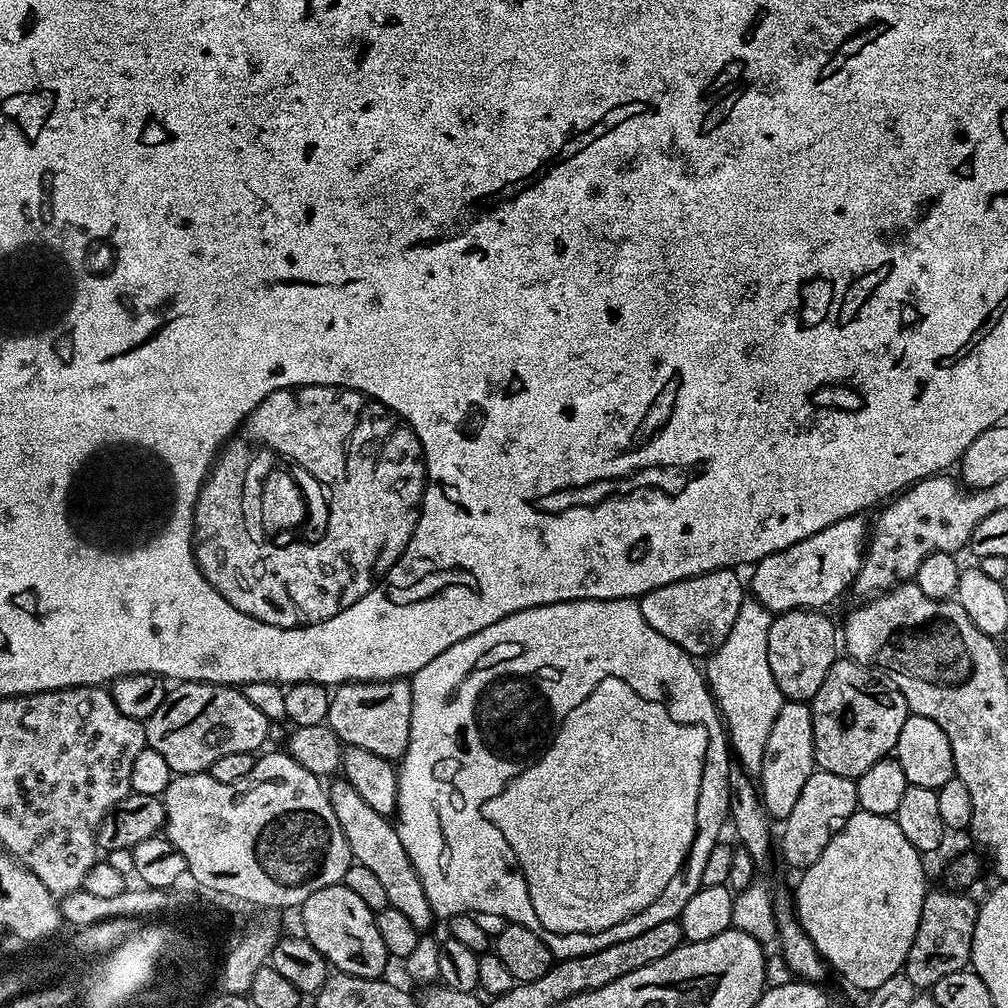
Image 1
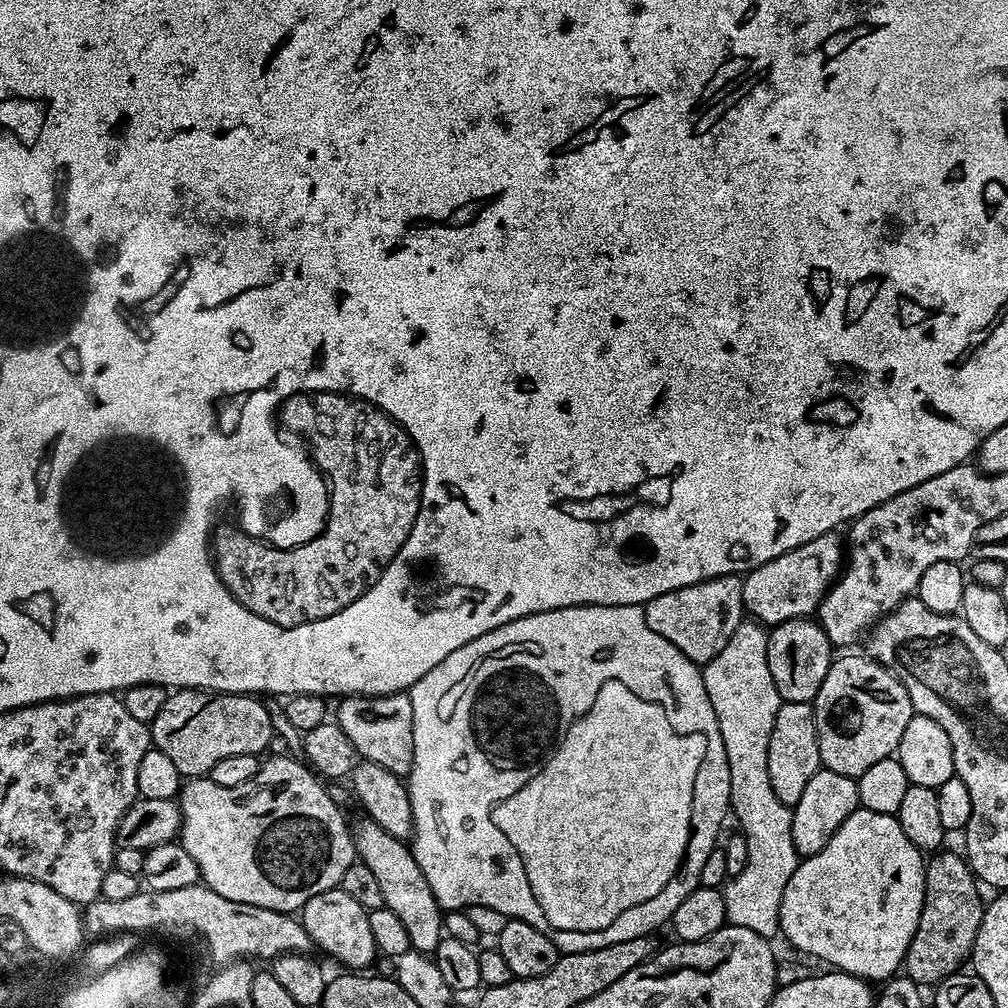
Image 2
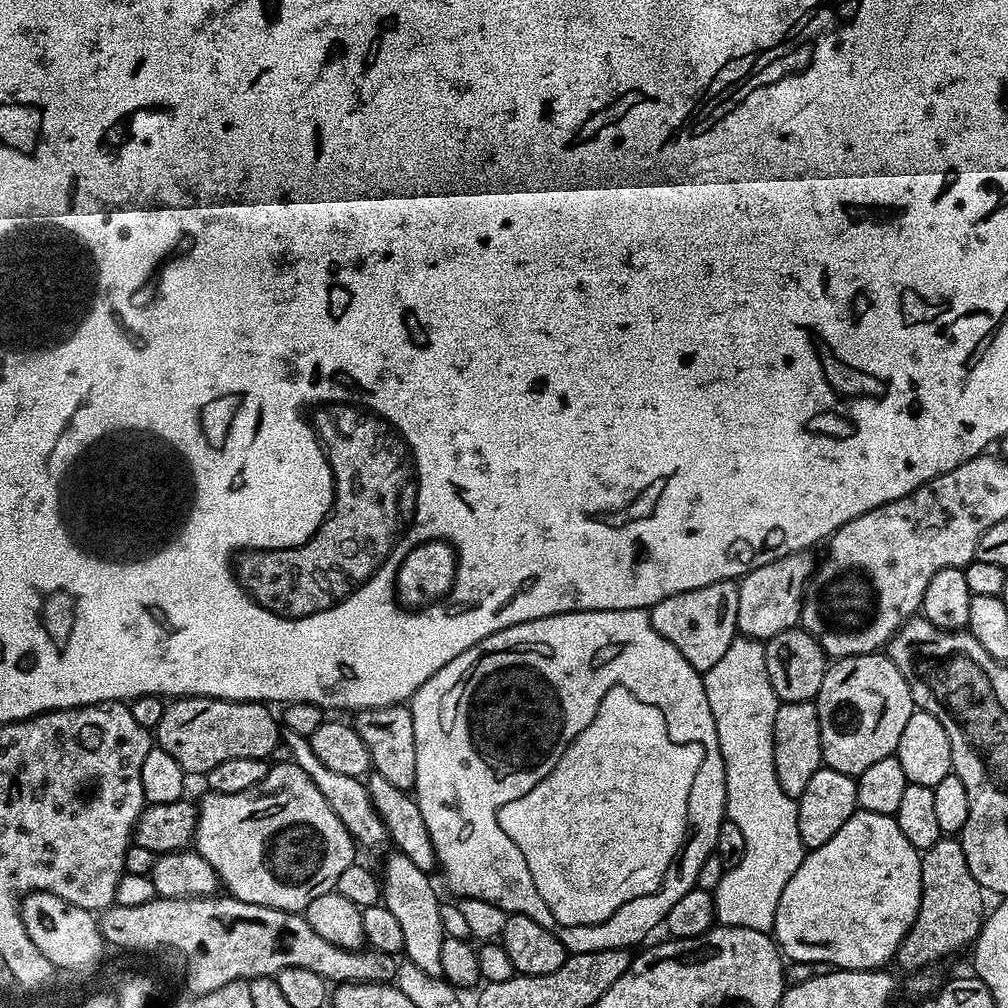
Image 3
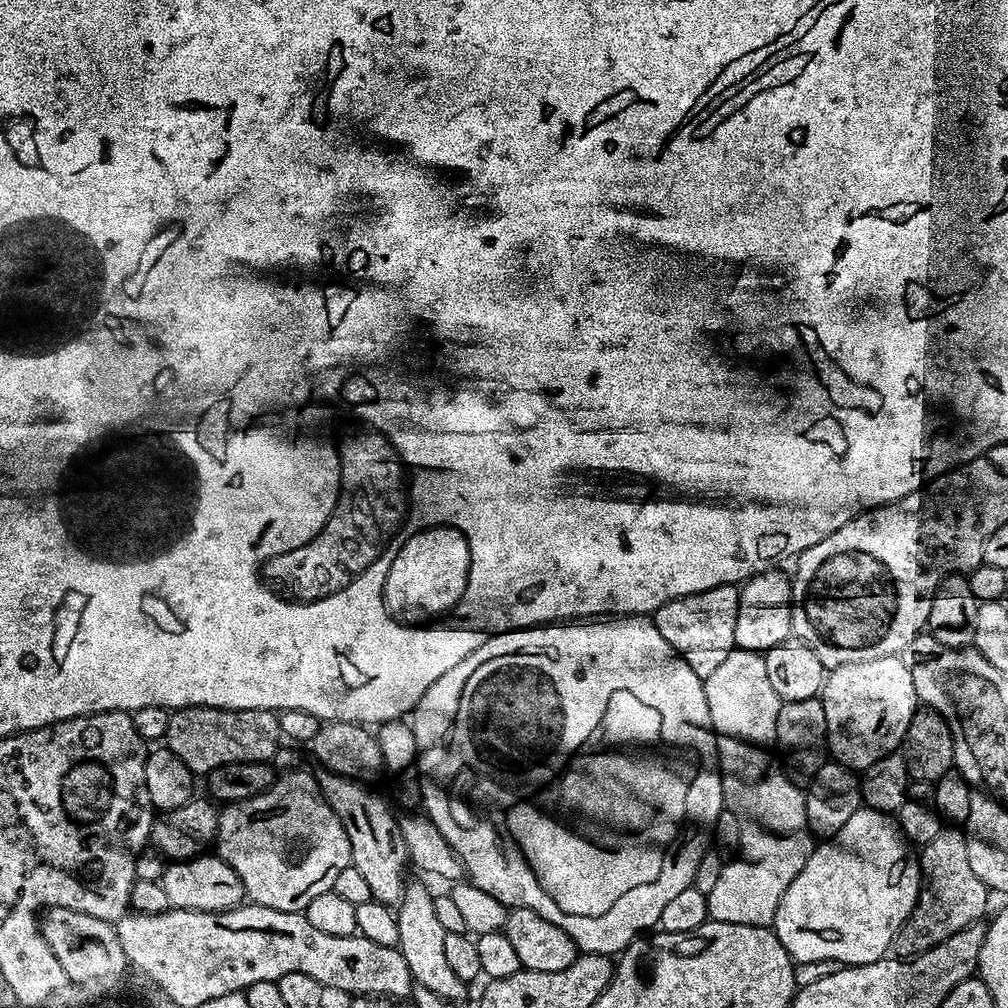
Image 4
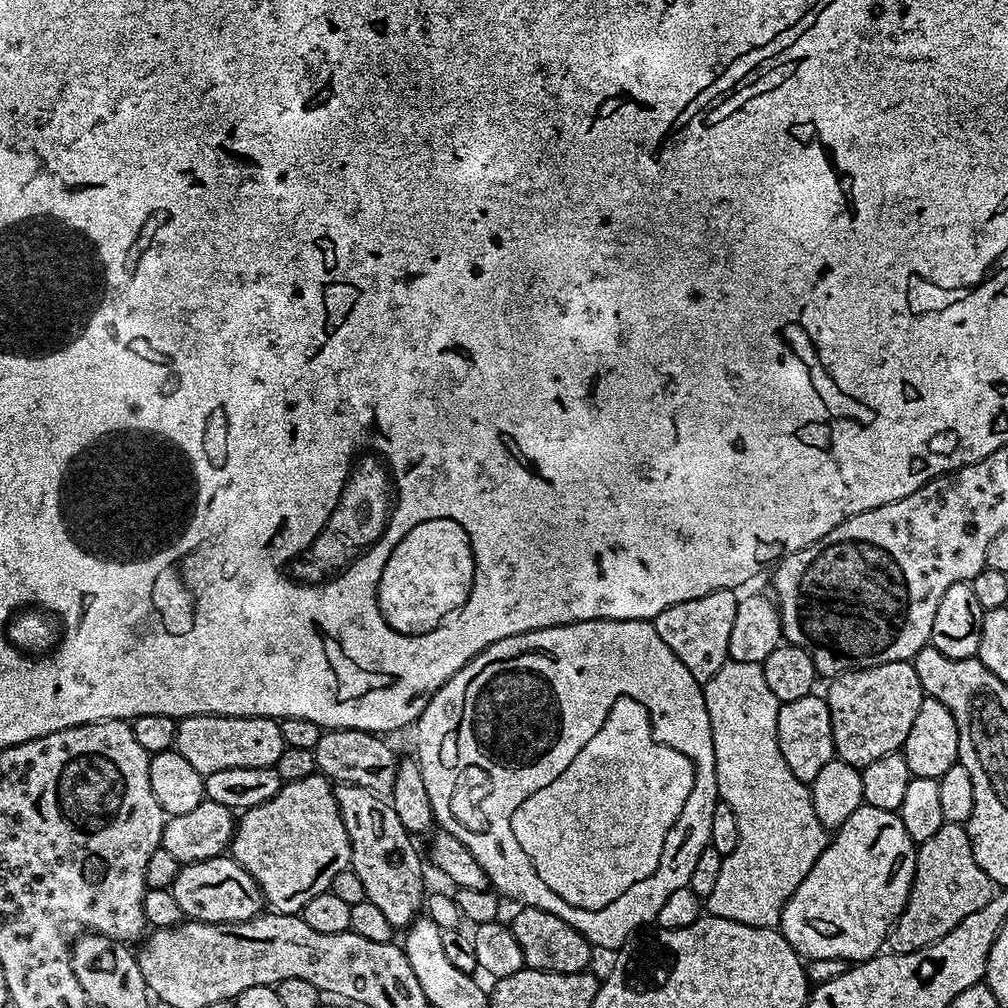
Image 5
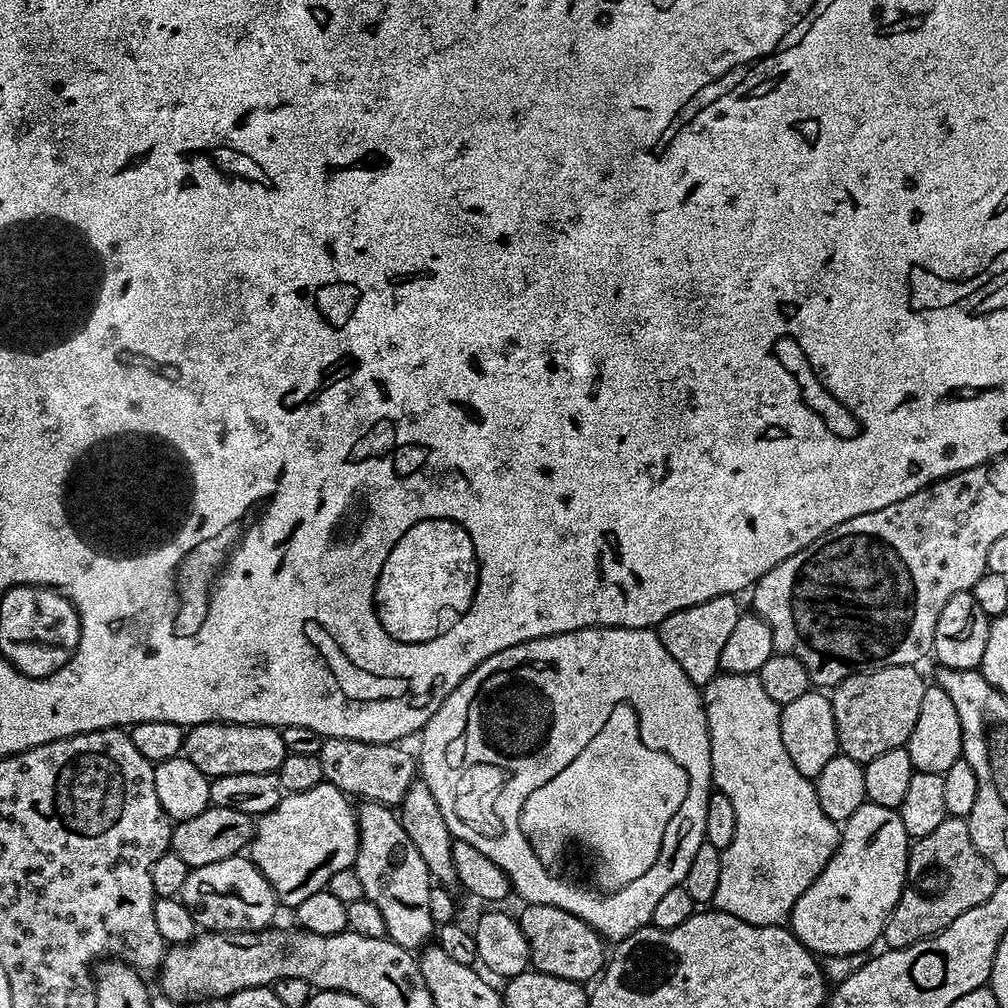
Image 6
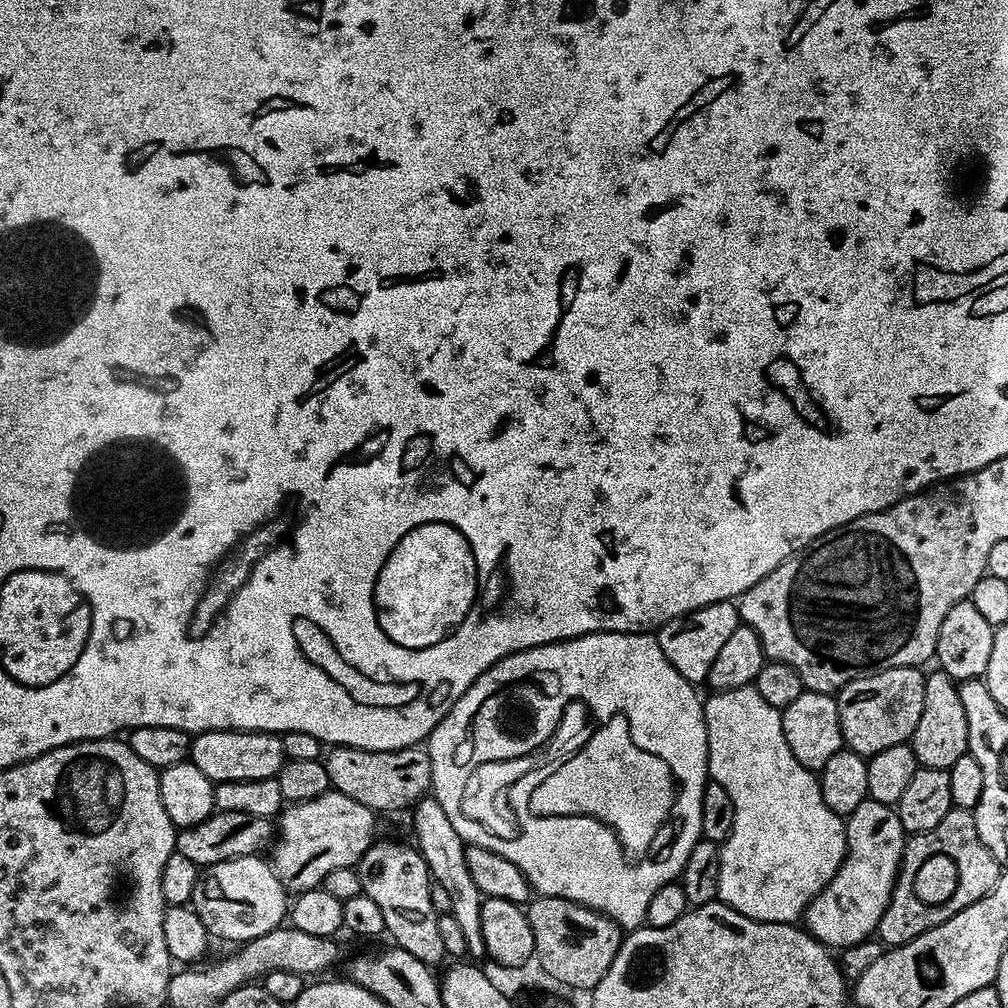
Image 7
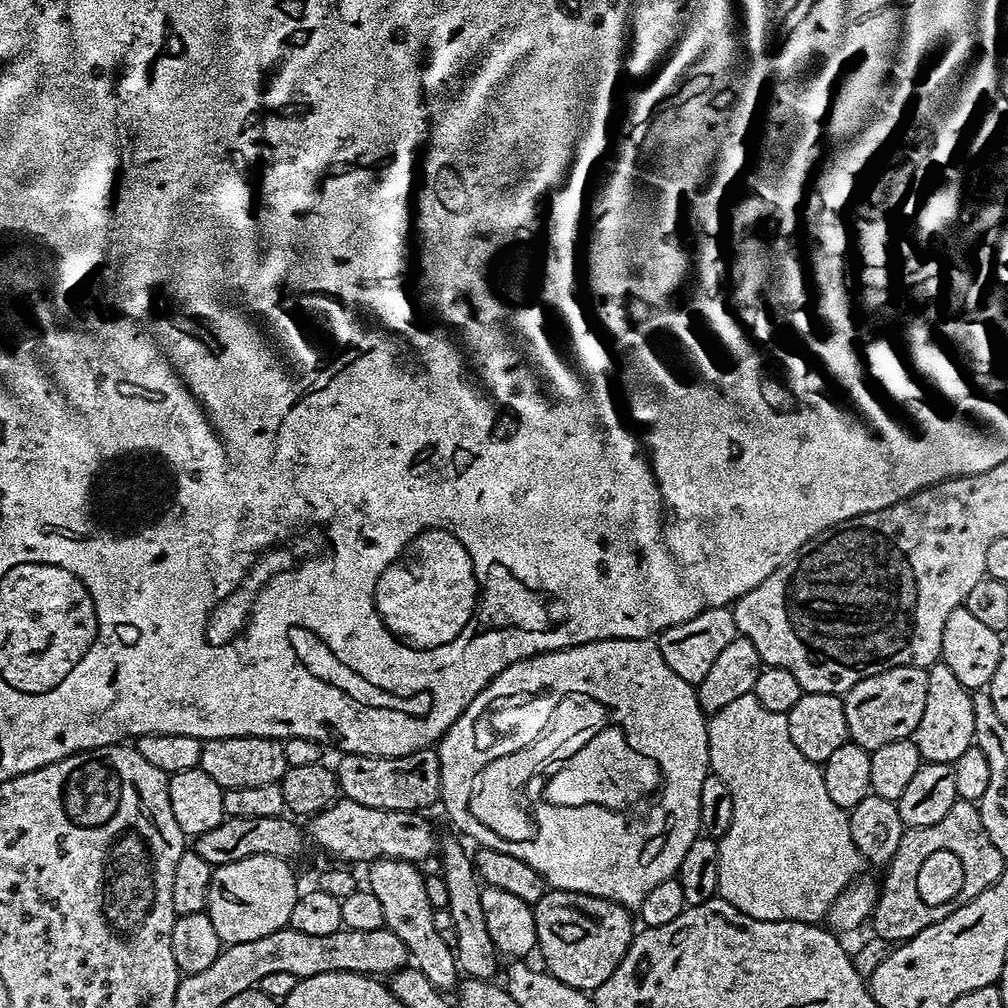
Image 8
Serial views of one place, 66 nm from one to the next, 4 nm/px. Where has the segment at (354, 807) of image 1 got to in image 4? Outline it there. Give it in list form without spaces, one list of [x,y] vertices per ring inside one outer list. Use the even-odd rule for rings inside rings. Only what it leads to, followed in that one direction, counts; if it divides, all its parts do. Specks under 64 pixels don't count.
[[[405,883],[404,894],[395,909],[398,922],[399,950],[402,958],[406,958],[406,966],[410,966],[410,974],[416,984],[421,984],[427,990],[432,990],[448,1001],[460,1002],[464,996],[466,981],[458,978],[454,970],[446,962],[445,943],[446,932],[442,930],[437,916],[434,914],[436,896],[424,884]]]

